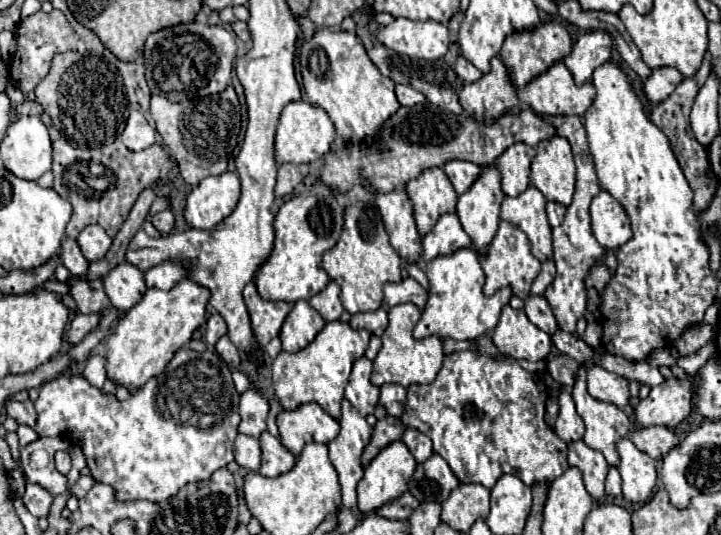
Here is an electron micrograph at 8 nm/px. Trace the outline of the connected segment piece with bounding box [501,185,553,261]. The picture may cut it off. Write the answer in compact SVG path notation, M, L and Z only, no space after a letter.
M533 185L527 187L519 197L505 197L501 203L501 219L521 229L531 243L531 253L539 261L553 257L551 249L551 227L545 215L545 197Z

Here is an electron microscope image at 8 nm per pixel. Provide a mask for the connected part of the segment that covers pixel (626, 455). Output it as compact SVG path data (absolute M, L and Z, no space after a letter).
M629 437L617 441L617 453L621 457L621 479L623 479L623 495L633 503L645 503L655 489L657 469L655 461L639 451Z

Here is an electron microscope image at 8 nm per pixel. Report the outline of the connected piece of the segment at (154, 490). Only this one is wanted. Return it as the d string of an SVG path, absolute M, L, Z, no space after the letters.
M187 345L183 349L179 349L175 353L175 357L171 359L171 363L165 367L165 371L153 379L149 379L141 389L137 389L129 399L125 401L119 401L115 395L111 393L105 393L103 389L99 387L93 387L83 375L67 375L67 373L61 373L57 375L55 379L47 381L41 385L39 389L39 397L37 397L37 433L41 437L51 437L51 429L61 429L61 435L65 435L73 445L77 443L87 459L87 467L91 471L91 477L97 481L97 483L103 483L103 485L111 485L115 495L117 495L117 501L141 501L141 499L149 499L151 503L161 503L165 499L171 499L173 495L177 495L177 491L181 491L181 487L185 487L187 483L197 483L197 481L209 481L211 475L221 469L221 467L227 467L227 463L233 461L233 441L237 437L237 427L241 423L241 417L237 413L237 405L239 405L239 393L235 391L235 385L233 385L233 379L231 379L231 371L227 367L227 363L213 351L213 349L207 349L203 353L197 353L197 351L191 351Z

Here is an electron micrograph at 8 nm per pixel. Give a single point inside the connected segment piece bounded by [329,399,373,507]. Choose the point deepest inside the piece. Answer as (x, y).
(345, 451)

